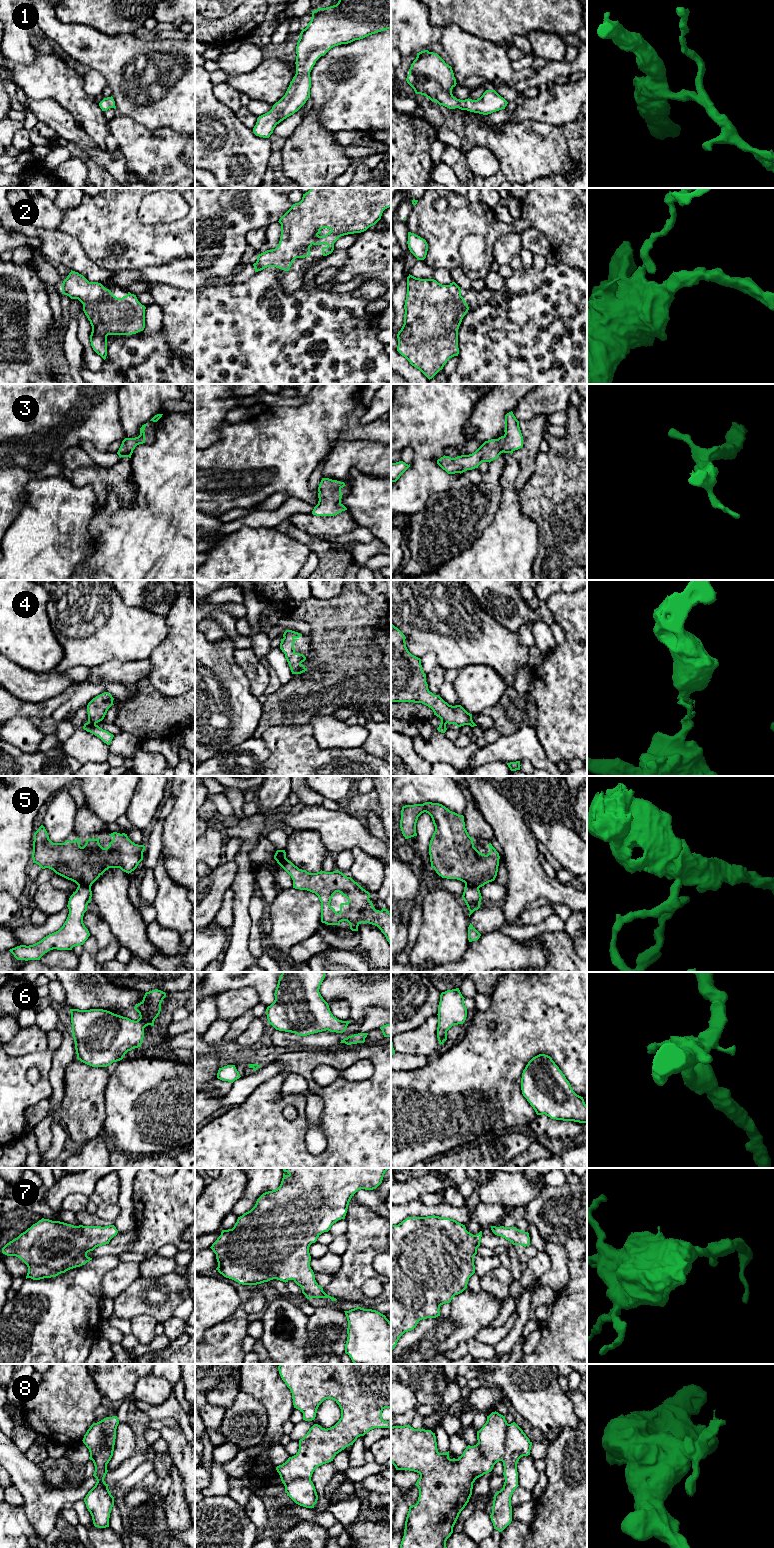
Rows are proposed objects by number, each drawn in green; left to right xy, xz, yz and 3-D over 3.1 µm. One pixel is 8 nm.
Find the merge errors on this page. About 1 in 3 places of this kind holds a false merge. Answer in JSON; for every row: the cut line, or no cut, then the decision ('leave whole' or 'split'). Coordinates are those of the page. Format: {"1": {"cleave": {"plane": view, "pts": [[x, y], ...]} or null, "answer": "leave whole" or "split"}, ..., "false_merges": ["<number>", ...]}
{"1": {"cleave": null, "answer": "leave whole"}, "2": {"cleave": null, "answer": "leave whole"}, "3": {"cleave": null, "answer": "leave whole"}, "4": {"cleave": {"plane": "xy", "pts": [[88, 720], [95, 724]]}, "answer": "split"}, "5": {"cleave": {"plane": "yz", "pts": [[465, 884], [471, 884], [478, 889]]}, "answer": "split"}, "6": {"cleave": null, "answer": "leave whole"}, "7": {"cleave": null, "answer": "leave whole"}, "8": {"cleave": {"plane": "yz", "pts": [[509, 1424], [505, 1453], [501, 1460]]}, "answer": "split"}, "false_merges": ["4", "5", "8"]}

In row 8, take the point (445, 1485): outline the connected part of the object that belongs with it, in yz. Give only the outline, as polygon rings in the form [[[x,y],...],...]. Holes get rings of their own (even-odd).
[[[496,1411],[492,1412],[487,1416],[484,1426],[477,1431],[478,1443],[474,1446],[468,1445],[458,1459],[450,1459],[449,1451],[438,1452],[436,1436],[431,1430],[414,1429],[409,1424],[391,1427],[391,1463],[396,1470],[409,1470],[420,1474],[420,1478],[415,1484],[419,1489],[418,1501],[409,1507],[400,1548],[447,1548],[446,1541],[453,1533],[453,1527],[459,1514],[472,1495],[473,1483],[477,1478],[491,1472],[497,1462],[502,1461],[505,1454],[508,1426],[505,1416]]]

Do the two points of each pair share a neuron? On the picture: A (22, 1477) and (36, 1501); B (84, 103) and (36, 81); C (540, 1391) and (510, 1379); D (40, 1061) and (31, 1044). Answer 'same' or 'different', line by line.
A: same
B: same
C: same
D: different

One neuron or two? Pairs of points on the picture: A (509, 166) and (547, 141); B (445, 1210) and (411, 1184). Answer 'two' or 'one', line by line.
A: one
B: two

